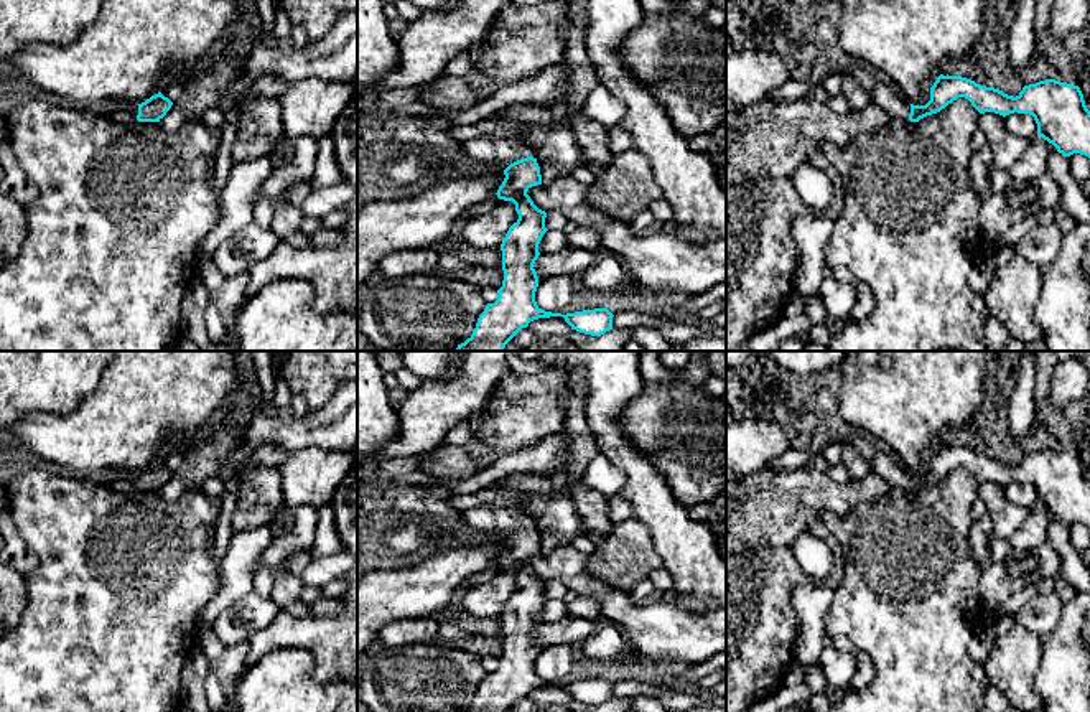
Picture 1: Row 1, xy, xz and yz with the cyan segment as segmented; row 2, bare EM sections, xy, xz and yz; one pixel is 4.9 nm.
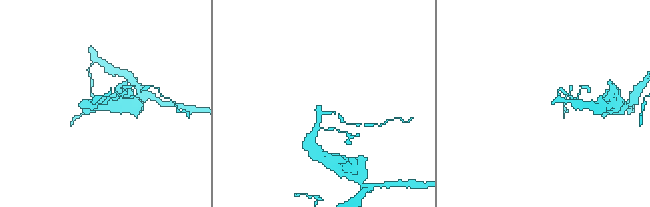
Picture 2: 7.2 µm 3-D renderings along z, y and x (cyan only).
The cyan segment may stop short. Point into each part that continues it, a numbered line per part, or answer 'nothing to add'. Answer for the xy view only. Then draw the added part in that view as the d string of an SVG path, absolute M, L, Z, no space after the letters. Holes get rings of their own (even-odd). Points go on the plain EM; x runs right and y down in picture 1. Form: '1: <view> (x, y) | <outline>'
1: xy (125, 482) | M122 475L110 485L115 490L137 490L138 475Z

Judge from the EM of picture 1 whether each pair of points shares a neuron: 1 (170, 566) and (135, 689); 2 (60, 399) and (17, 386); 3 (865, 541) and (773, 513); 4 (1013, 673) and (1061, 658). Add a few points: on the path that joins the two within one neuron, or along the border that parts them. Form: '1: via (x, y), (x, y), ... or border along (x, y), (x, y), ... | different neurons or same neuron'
1: via (139, 597), (135, 600), (135, 658) | same neuron
2: via (50, 389), (46, 386), (27, 386) | same neuron
3: border along (855, 506), (845, 513), (822, 511), (817, 516) | different neurons
4: border along (1041, 637), (1041, 663), (1034, 678), (1039, 694) | different neurons

